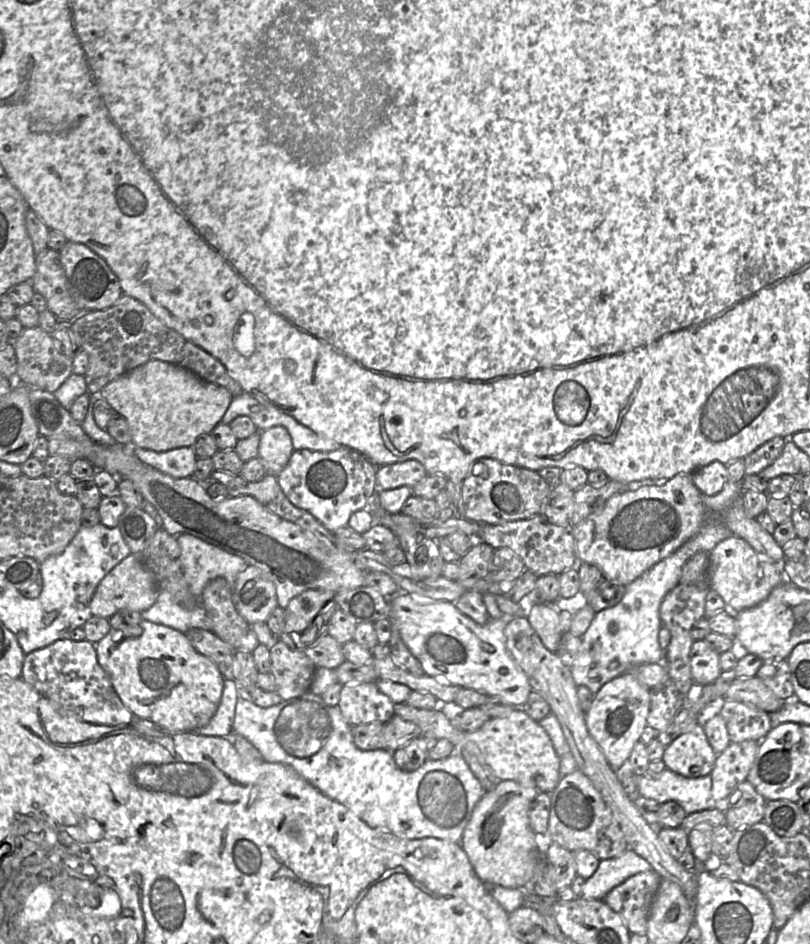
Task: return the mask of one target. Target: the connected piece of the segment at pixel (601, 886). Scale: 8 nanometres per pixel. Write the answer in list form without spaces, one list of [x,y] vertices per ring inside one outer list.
[[[627,849],[617,857],[600,860],[597,870],[590,878],[586,879],[581,897],[603,900],[614,887],[629,877],[650,871],[653,871],[653,868],[649,862],[633,850]]]

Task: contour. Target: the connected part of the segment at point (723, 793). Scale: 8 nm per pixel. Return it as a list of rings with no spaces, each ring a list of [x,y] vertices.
[[[753,740],[731,742],[723,752],[717,754],[710,774],[711,792],[716,809],[725,812],[729,808],[732,792],[747,779],[759,750],[759,743]]]

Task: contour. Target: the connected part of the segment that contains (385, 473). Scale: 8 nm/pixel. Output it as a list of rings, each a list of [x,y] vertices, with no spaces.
[[[406,460],[378,466],[376,484],[380,490],[400,486],[414,487],[427,476],[425,467],[418,460]]]

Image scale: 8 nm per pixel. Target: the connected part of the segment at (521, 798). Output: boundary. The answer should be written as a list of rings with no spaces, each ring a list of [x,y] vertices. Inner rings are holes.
[[[502,780],[475,805],[463,831],[461,847],[483,883],[511,889],[530,886],[540,854],[545,855],[546,843],[553,842],[547,833],[535,834],[530,826],[528,810],[538,792],[512,780]]]

